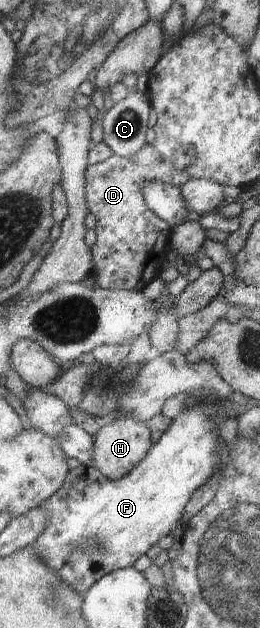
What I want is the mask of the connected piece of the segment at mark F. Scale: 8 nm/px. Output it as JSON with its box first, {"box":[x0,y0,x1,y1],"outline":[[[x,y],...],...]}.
{"box":[33,399,236,594],"outline":[[[219,399],[216,401],[216,405],[222,405],[222,407],[218,407],[219,410],[217,413],[215,413],[213,407],[207,407],[207,405],[204,405],[201,402],[199,403],[199,405],[186,406],[184,408],[181,415],[173,420],[171,427],[166,429],[163,437],[151,447],[146,459],[143,460],[133,472],[129,473],[128,476],[125,476],[120,480],[115,480],[107,477],[95,466],[80,465],[73,468],[67,474],[63,487],[55,493],[53,497],[50,497],[45,503],[43,503],[43,505],[41,505],[48,511],[49,523],[33,547],[38,551],[40,558],[44,562],[47,562],[61,577],[63,577],[65,581],[67,581],[67,583],[69,583],[69,585],[72,585],[73,589],[76,589],[79,593],[86,594],[95,584],[98,583],[99,580],[102,579],[102,577],[105,577],[107,574],[110,574],[115,570],[133,567],[133,565],[137,563],[137,559],[141,559],[143,555],[147,555],[147,551],[149,551],[151,547],[155,547],[165,535],[174,535],[177,531],[182,529],[183,511],[185,511],[185,507],[187,507],[189,501],[191,501],[193,493],[195,493],[201,485],[205,485],[205,483],[213,477],[213,473],[216,473],[219,469],[219,438],[221,438],[219,436],[219,425],[223,425],[223,423],[229,418],[236,418],[228,401]]]}

